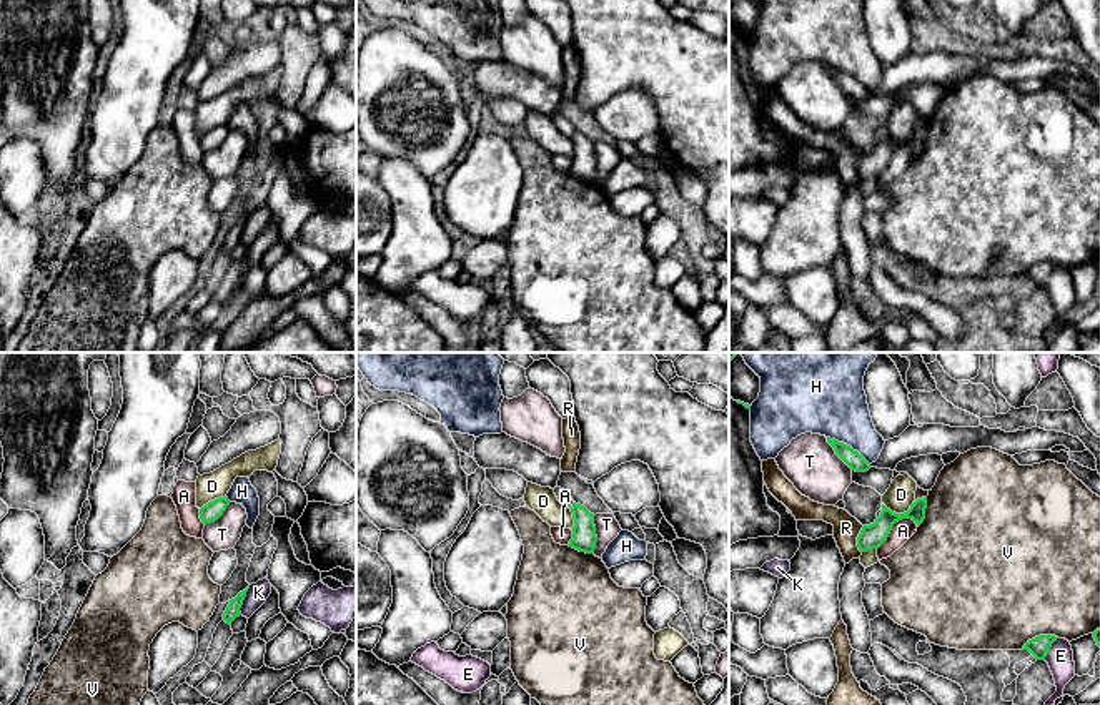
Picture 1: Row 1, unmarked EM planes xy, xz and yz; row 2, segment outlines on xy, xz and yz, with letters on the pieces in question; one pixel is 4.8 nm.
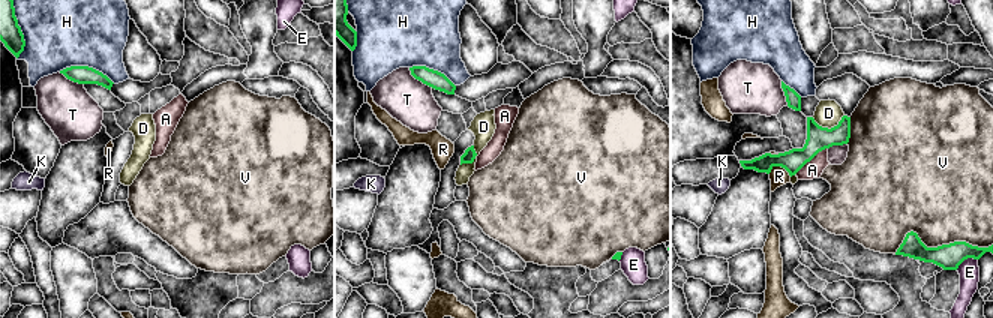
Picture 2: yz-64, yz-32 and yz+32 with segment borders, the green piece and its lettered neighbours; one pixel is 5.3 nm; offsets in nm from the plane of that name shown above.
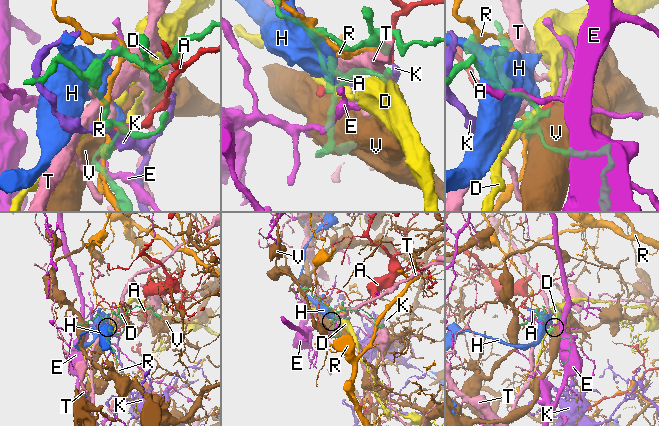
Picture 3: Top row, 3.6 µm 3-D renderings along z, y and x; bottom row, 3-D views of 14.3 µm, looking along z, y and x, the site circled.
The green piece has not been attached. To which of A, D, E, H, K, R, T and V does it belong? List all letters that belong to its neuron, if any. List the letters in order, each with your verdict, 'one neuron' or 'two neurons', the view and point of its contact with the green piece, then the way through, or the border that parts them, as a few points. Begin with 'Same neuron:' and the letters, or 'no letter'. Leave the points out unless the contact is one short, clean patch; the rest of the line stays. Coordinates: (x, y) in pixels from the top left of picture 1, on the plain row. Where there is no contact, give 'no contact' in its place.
Same neuron: T
A: two neurons; meets green in yz at (892, 153)
D: two neurons; meets green in yz at (899, 142); border along yz (882, 130), (896, 140), (904, 140), (914, 130)
E: two neurons; meets green in yz at (1049, 276); border along yz (1057, 265), (1044, 286)
H: two neurons; meets green in yz at (849, 73)
K: two neurons; meets green in xy at (243, 226)
R: two neurons; meets green in yz at (857, 167)
T: one neuron; meets green in xz at (594, 162)
V: two neurons; meets green in yz at (1039, 263)

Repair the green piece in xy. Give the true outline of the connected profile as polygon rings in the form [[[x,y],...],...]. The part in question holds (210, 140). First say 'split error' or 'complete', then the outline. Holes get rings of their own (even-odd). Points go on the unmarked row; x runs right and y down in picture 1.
split error; [[[220,125],[200,136],[200,146],[205,151],[201,166],[213,180],[220,180],[236,173],[248,141],[241,131]]]

